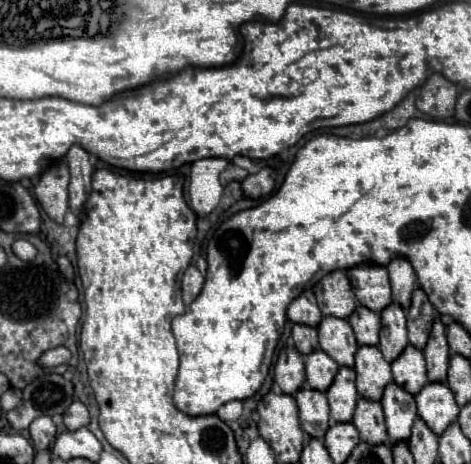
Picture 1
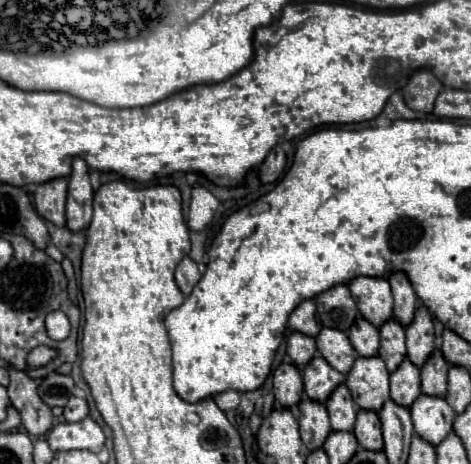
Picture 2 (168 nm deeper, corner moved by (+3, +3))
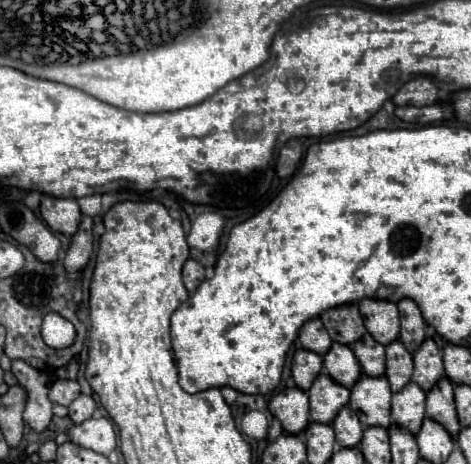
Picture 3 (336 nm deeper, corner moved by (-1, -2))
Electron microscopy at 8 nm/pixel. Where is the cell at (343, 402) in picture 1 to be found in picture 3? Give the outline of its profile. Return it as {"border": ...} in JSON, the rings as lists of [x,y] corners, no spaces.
{"border":[[[346,405],[338,411],[338,415],[332,421],[332,427],[336,431],[336,443],[342,447],[354,447],[362,439],[362,425],[356,419],[356,413]]]}

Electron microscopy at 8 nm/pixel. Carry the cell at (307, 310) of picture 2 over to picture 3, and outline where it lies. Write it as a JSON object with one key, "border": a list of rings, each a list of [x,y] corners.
{"border":[[[314,317],[302,325],[298,339],[304,349],[316,351],[318,355],[324,355],[324,351],[328,351],[328,347],[332,345],[332,339],[328,339],[328,333],[324,331],[324,325],[320,323],[318,317]]]}

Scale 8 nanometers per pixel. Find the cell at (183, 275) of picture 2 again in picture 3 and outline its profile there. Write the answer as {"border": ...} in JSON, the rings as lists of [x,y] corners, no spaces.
{"border":[[[188,259],[184,263],[184,269],[182,269],[182,279],[184,279],[184,285],[186,285],[188,293],[192,295],[196,291],[196,287],[204,281],[204,267],[198,261]]]}

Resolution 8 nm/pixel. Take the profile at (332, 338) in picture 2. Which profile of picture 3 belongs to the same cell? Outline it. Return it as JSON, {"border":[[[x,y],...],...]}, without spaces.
{"border":[[[332,343],[328,353],[324,355],[324,367],[330,373],[336,383],[352,389],[352,383],[360,377],[360,363],[354,355],[354,351],[348,345]]]}

